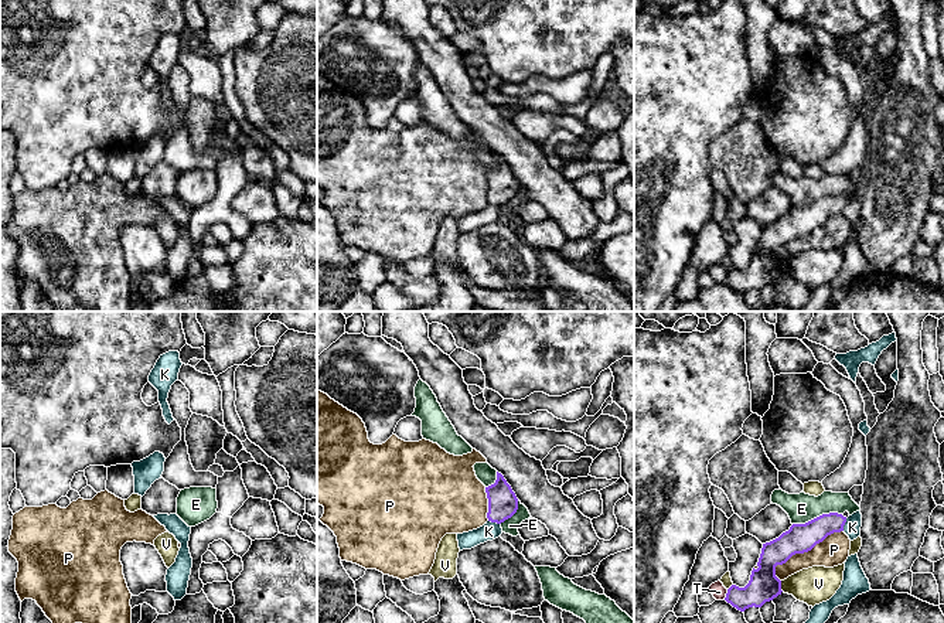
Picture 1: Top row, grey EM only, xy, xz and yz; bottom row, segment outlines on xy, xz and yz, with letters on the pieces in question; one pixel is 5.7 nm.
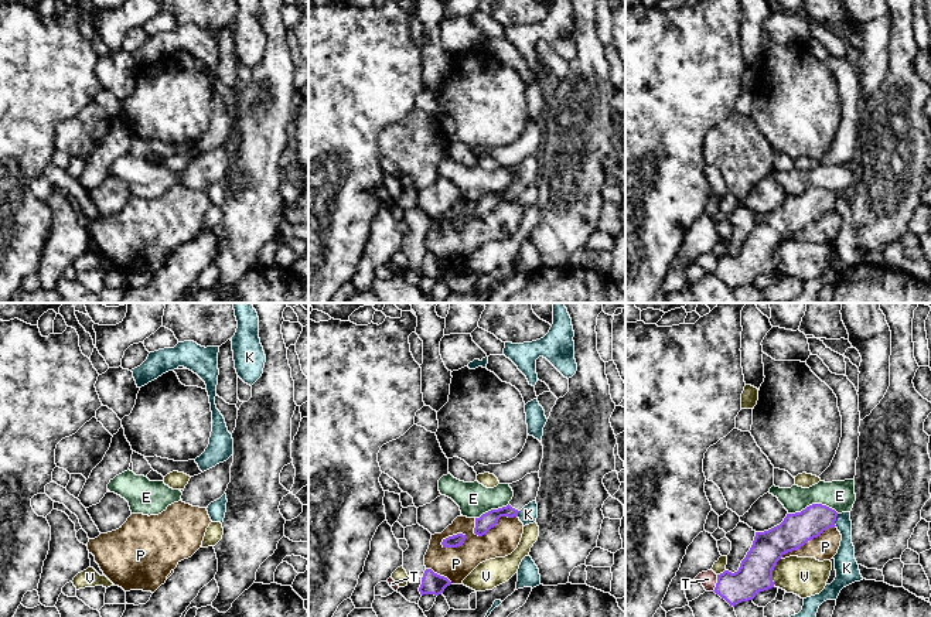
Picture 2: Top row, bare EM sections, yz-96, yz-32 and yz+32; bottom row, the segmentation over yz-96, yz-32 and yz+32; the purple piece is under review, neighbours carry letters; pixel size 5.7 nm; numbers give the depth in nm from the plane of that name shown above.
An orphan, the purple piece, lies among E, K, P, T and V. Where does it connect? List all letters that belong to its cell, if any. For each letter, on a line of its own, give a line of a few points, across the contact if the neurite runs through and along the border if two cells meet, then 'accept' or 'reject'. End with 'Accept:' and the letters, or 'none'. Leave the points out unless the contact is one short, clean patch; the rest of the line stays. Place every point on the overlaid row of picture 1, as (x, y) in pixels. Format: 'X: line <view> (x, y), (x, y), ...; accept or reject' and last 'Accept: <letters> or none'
E: line yz (841, 513), (822, 513), (804, 523), (793, 524); reject
K: line xz (488, 520), (500, 524); reject
P: reject
T: reject
V: reject
Accept: none

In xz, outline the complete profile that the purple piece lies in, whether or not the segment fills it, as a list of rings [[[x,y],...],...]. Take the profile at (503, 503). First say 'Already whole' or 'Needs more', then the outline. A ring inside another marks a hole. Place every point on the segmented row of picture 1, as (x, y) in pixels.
Already whole. [[[497,471],[495,483],[485,487],[485,493],[488,498],[488,521],[501,524],[517,513],[518,498],[501,473]]]

